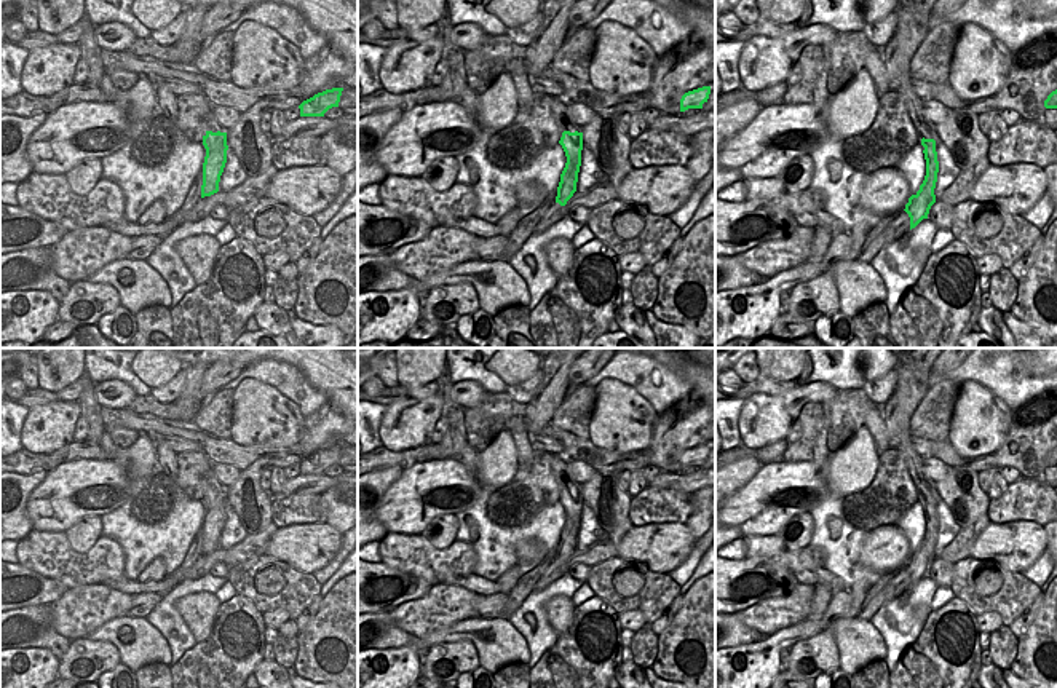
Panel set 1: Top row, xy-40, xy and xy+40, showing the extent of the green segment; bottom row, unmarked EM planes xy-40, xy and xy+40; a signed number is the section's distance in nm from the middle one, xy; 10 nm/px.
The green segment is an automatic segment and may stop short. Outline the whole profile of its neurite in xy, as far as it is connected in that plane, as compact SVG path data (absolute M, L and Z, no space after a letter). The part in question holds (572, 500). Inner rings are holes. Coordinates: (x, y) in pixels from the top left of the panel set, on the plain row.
M564 488L559 501L565 509L567 520L560 532L556 560L565 563L576 549L578 530L581 524L583 490Z

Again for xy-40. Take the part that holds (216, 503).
M206 488L203 503L206 506L206 514L203 520L201 556L219 549L220 533L227 520L227 490Z

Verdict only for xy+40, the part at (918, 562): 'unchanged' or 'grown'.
unchanged

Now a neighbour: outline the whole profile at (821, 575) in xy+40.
M816 568L814 571L808 571L808 570L794 570L792 571L798 581L798 584L825 584L832 589L832 595L837 591L845 591L849 586L846 586L838 576L835 576L833 573L830 573L825 568Z

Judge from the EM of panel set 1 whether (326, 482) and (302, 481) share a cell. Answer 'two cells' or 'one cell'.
one cell

